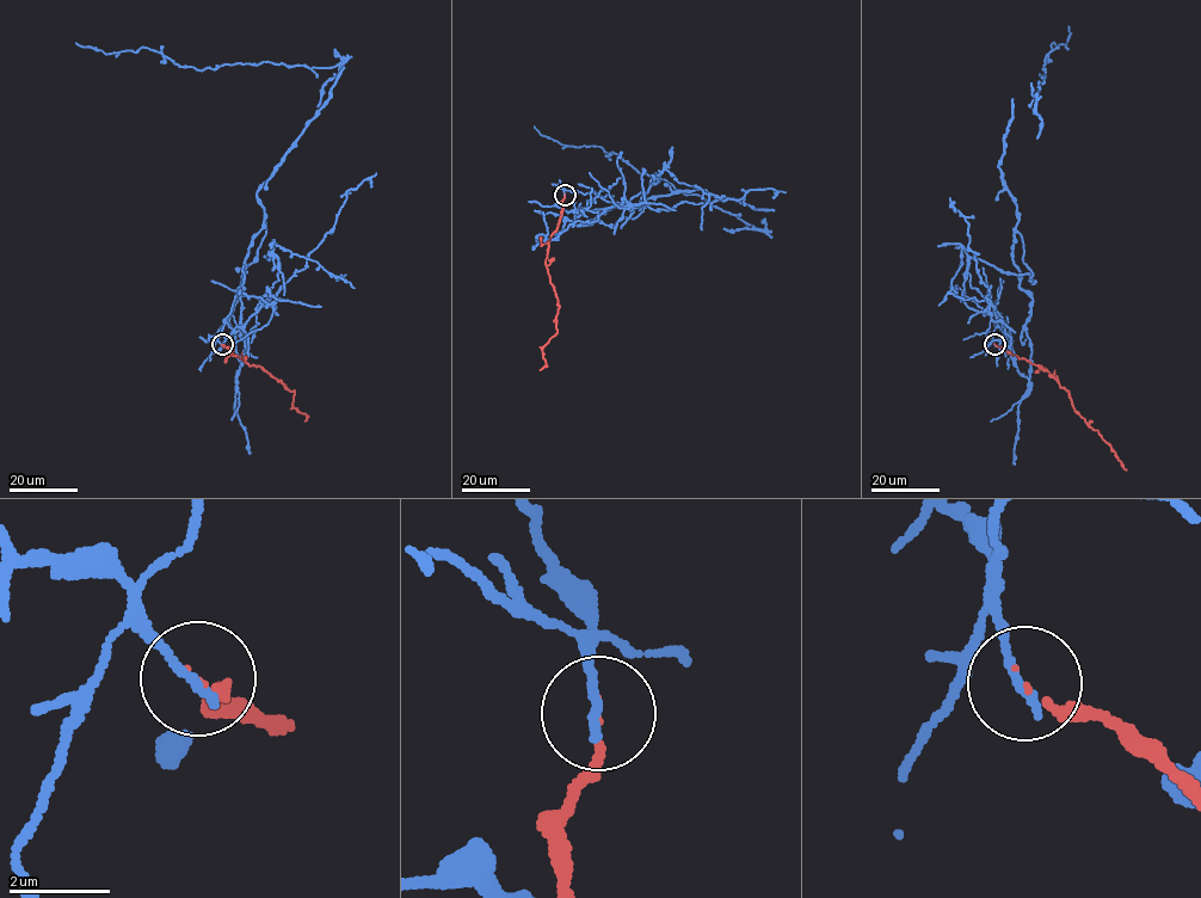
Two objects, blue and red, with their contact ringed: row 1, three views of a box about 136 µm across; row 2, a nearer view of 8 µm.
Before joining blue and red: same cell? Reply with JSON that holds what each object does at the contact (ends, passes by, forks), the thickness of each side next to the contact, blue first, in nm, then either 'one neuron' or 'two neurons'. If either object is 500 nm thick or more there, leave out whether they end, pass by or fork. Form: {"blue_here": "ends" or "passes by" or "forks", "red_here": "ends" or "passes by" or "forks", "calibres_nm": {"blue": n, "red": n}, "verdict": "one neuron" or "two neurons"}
{"blue_here": "ends", "red_here": "ends", "calibres_nm": {"blue": 200, "red": 100}, "verdict": "two neurons"}

